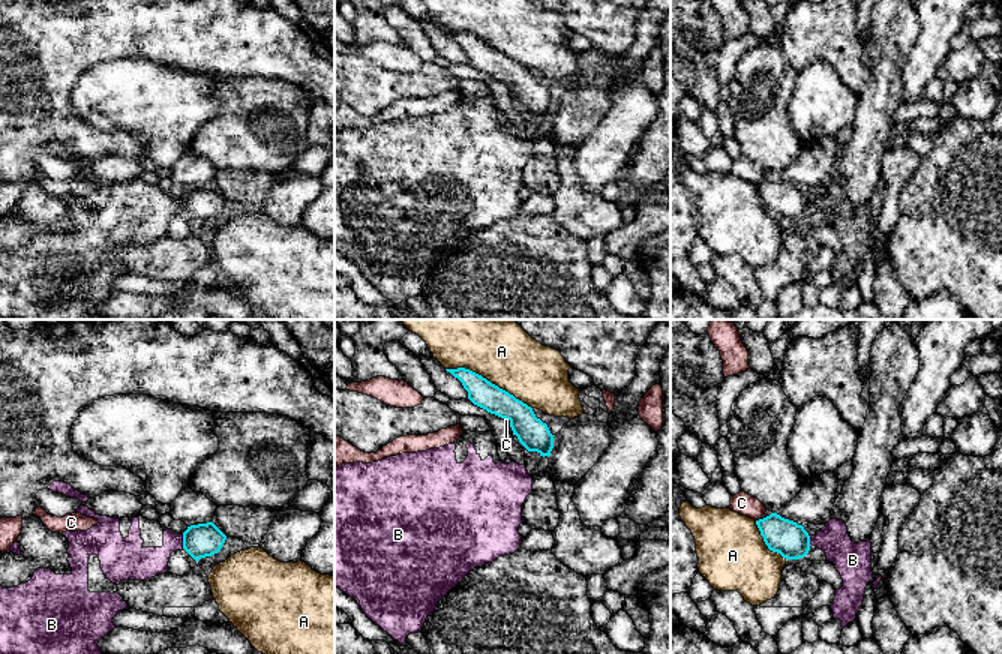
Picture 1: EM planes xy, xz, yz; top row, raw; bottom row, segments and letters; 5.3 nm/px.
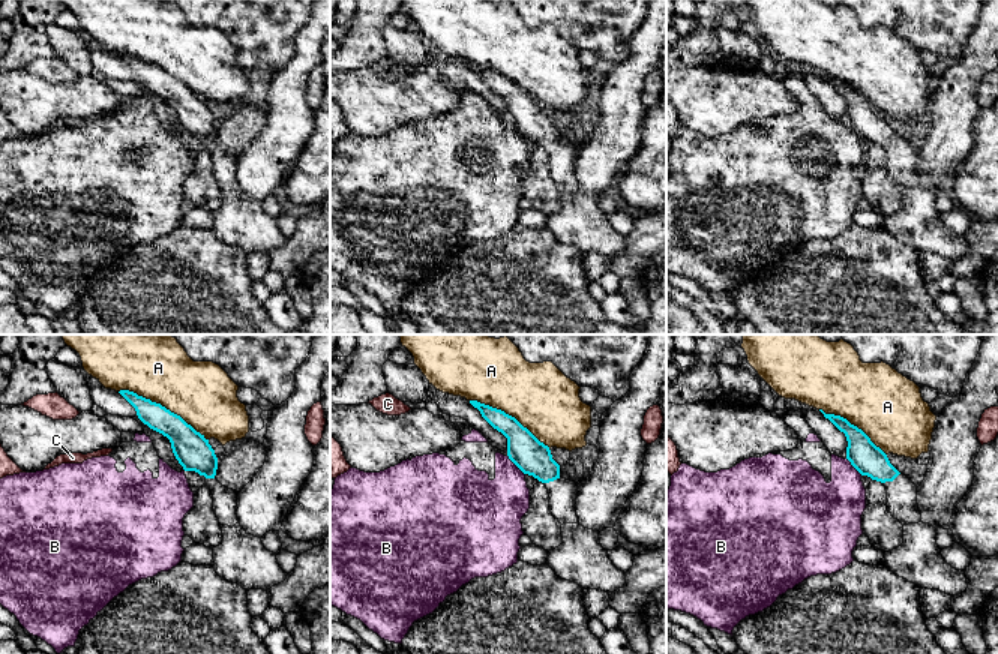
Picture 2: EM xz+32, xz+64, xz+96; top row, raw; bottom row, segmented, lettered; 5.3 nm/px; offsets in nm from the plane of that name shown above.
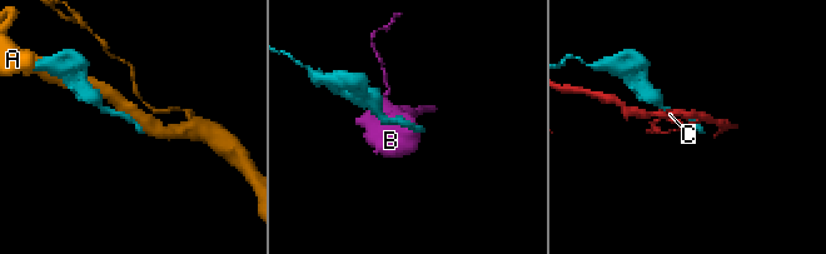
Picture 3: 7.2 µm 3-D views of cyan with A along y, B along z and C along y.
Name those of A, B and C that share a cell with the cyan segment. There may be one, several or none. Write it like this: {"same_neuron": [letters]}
{"same_neuron": []}

